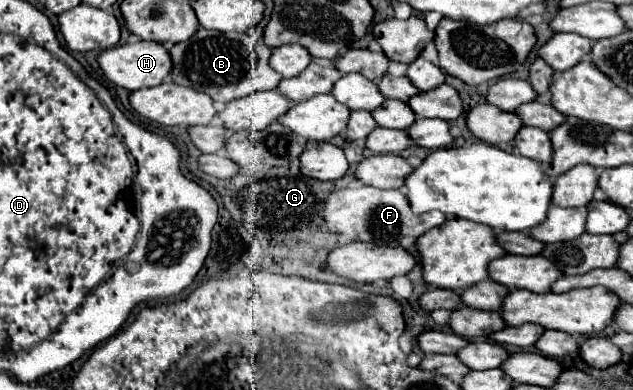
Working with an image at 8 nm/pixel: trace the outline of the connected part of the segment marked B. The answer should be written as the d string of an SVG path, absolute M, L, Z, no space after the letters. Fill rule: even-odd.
M199 29L189 41L173 45L169 53L173 59L171 79L179 85L193 87L209 95L217 103L229 103L255 91L275 89L283 79L269 65L271 49L263 41L257 41L253 49L247 49L247 33L221 33Z

